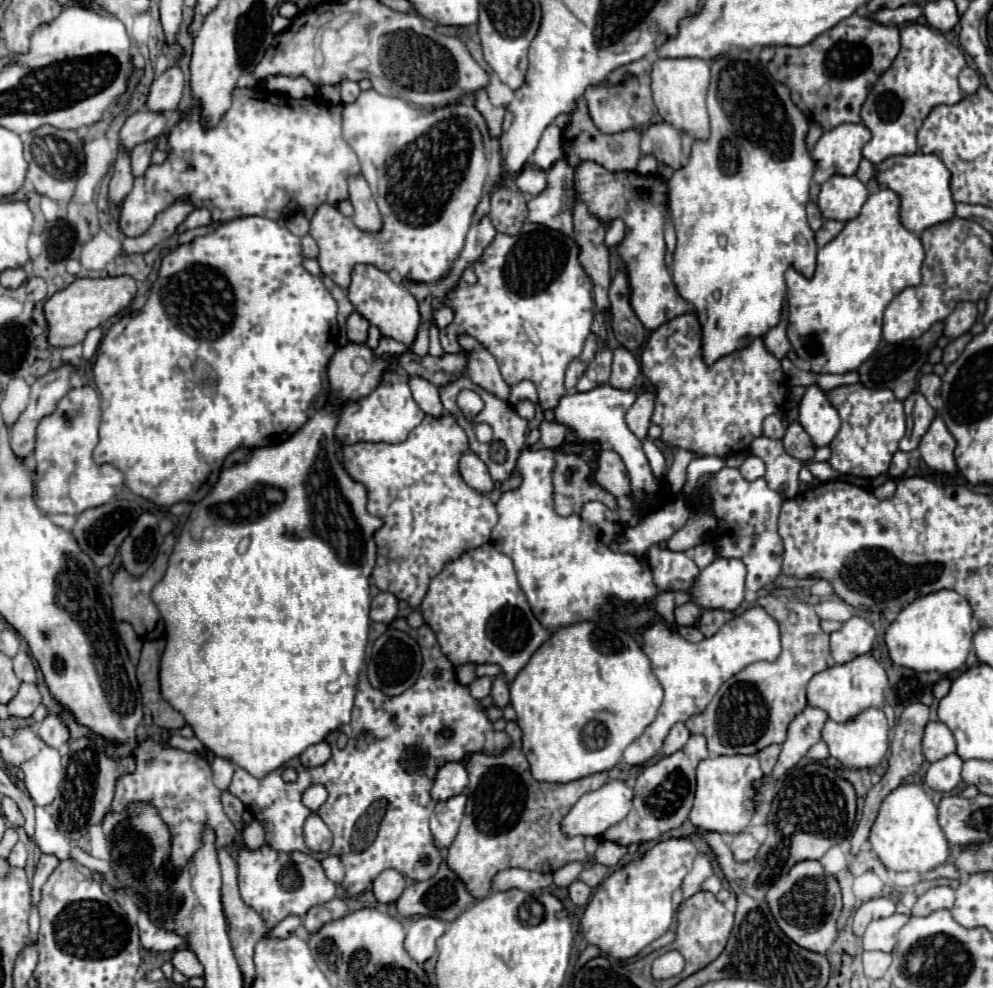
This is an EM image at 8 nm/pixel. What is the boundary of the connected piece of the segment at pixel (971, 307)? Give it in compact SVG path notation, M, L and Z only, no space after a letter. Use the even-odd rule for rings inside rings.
M961 301L961 303L955 305L953 313L943 321L943 325L945 325L943 335L947 339L955 339L961 333L967 333L971 329L971 325L975 323L975 319L977 319L977 307L975 307L975 303Z

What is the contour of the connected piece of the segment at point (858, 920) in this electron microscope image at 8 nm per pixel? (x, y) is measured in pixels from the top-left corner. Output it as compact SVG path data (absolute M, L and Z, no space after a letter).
M879 897L879 899L871 899L867 903L863 903L855 917L853 917L853 933L857 937L863 937L865 927L869 925L869 921L873 919L881 919L881 917L889 917L895 913L895 901L887 899L887 897Z

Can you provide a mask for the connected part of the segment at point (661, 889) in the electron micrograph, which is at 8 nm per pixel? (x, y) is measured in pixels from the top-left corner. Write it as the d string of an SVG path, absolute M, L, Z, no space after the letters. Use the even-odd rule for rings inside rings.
M679 837L679 839L667 839L651 847L649 851L643 853L643 857L629 861L623 867L617 867L597 889L591 901L587 903L587 909L581 919L583 935L589 945L599 947L603 953L615 957L615 959L631 959L635 957L641 949L645 949L651 941L659 939L671 925L673 921L673 903L671 903L671 893L681 885L683 877L689 873L693 867L693 859L697 855L697 849L689 837Z

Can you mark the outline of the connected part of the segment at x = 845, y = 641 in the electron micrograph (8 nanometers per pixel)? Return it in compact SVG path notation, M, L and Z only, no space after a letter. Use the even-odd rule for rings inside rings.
M851 617L839 631L831 633L831 655L837 663L847 663L871 651L875 629L863 617Z

